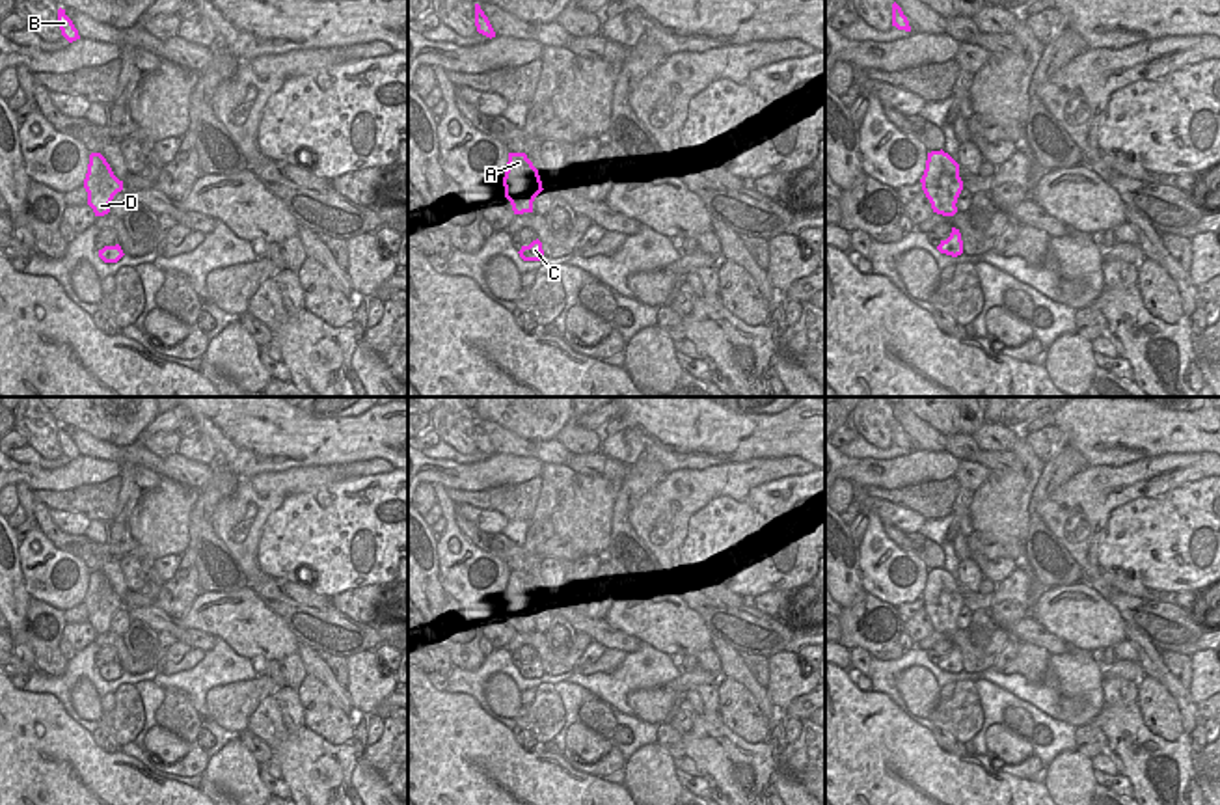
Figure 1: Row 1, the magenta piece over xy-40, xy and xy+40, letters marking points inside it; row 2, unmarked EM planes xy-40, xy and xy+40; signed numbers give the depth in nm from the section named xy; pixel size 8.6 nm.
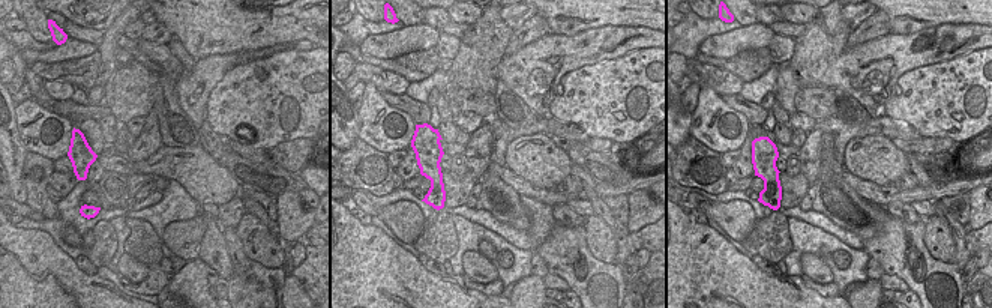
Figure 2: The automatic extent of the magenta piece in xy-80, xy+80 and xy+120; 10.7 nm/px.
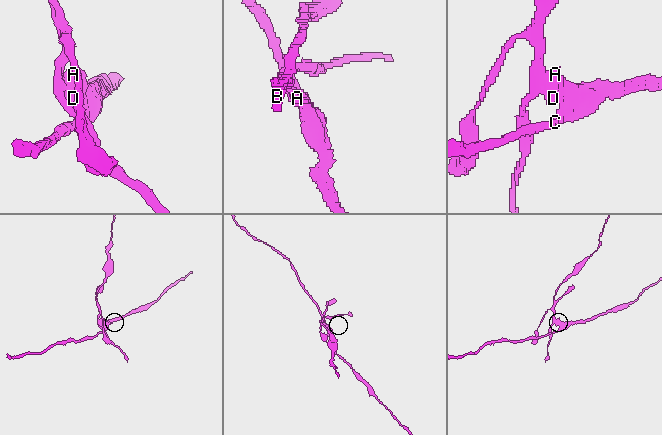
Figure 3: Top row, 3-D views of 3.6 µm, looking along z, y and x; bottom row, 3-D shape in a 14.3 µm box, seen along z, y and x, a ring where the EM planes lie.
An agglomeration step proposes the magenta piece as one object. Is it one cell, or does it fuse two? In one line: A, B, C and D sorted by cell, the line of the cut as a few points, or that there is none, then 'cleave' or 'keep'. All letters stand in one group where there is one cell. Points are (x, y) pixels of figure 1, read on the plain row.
A B / C D; cut in xy+40 along (956, 580), (952, 587), (943, 589), (924, 610); cleave

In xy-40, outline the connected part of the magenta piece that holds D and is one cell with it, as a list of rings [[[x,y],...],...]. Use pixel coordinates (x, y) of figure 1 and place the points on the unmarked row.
[[[104,589],[99,604],[88,609],[88,622],[93,626],[95,634],[108,632],[114,613],[121,607],[123,598],[119,598],[114,589]]]

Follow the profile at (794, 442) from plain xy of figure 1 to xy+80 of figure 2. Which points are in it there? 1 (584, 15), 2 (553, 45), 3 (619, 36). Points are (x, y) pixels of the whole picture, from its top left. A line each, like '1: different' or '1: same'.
1: same
2: different
3: different

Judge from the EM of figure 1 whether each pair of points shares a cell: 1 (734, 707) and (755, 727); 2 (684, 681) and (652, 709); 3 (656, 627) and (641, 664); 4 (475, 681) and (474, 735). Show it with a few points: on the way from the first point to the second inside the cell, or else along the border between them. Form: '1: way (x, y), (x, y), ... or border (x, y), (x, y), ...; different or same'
1: way (740, 712), (749, 722); same
2: way (677, 688), (660, 701); same
3: border (641, 640), (671, 656); different
4: border (447, 690), (468, 694), (490, 716), (509, 727); different

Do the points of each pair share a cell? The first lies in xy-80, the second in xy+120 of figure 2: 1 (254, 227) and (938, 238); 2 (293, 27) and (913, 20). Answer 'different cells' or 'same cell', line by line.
1: same cell
2: same cell

